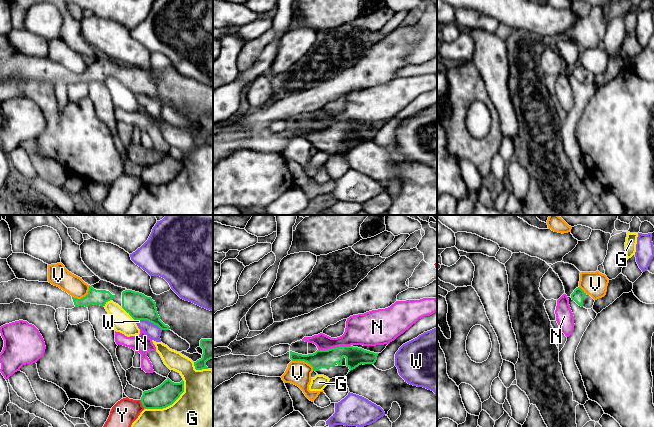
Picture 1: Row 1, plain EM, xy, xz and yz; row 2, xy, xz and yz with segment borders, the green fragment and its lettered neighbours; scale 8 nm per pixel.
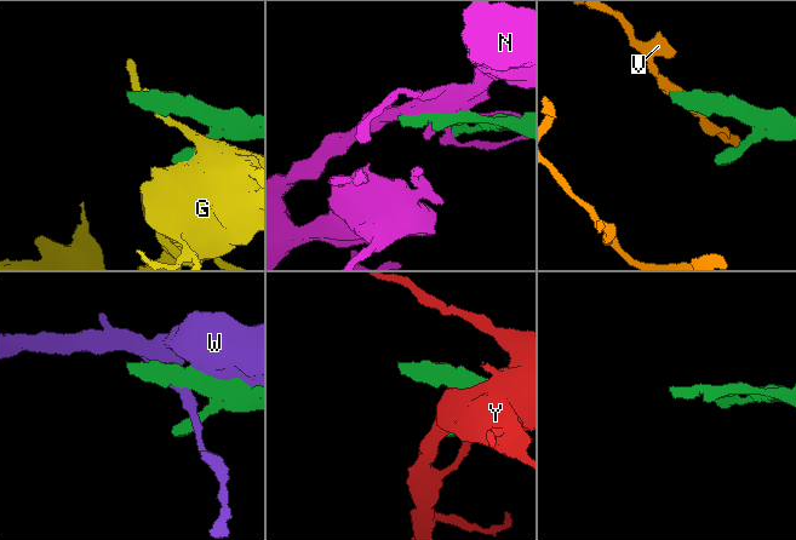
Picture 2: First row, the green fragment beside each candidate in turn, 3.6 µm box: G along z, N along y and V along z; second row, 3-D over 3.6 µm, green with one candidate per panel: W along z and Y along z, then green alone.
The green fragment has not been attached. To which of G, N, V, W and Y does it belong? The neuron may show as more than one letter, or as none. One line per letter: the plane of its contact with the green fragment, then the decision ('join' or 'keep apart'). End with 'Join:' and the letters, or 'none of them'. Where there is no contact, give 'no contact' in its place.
G: meets green in xy; keep apart
N: meets green in xz; keep apart
V: meets green in xz; keep apart
W: meets green in xy; keep apart
Y: meets green in xy; keep apart
Join: none of them

